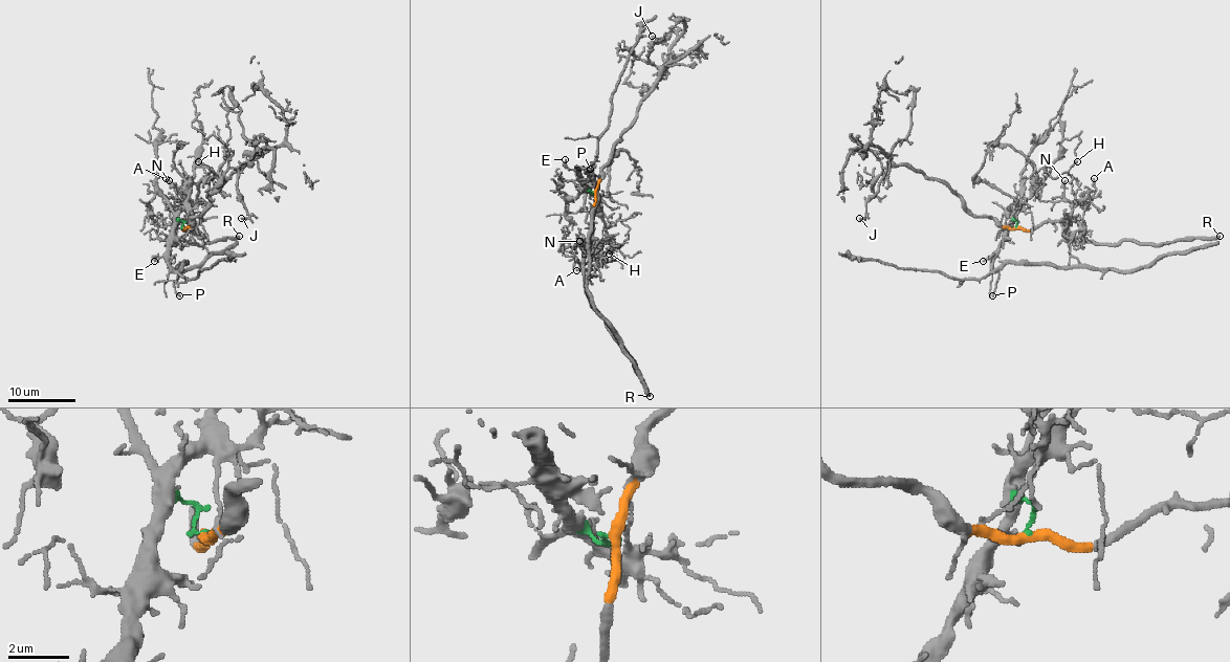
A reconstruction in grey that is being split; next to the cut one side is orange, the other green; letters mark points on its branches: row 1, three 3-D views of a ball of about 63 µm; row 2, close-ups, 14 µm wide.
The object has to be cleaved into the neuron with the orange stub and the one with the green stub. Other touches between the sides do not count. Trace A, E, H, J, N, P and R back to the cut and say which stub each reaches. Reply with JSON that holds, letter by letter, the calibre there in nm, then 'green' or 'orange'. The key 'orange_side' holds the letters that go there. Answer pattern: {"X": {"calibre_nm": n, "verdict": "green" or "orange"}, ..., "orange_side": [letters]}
{"A": {"calibre_nm": 120, "verdict": "orange"}, "E": {"calibre_nm": 190, "verdict": "green"}, "H": {"calibre_nm": 120, "verdict": "green"}, "J": {"calibre_nm": 150, "verdict": "orange"}, "N": {"calibre_nm": 80, "verdict": "orange"}, "P": {"calibre_nm": 110, "verdict": "green"}, "R": {"calibre_nm": 280, "verdict": "orange"}, "orange_side": ["A", "J", "N", "R"]}

